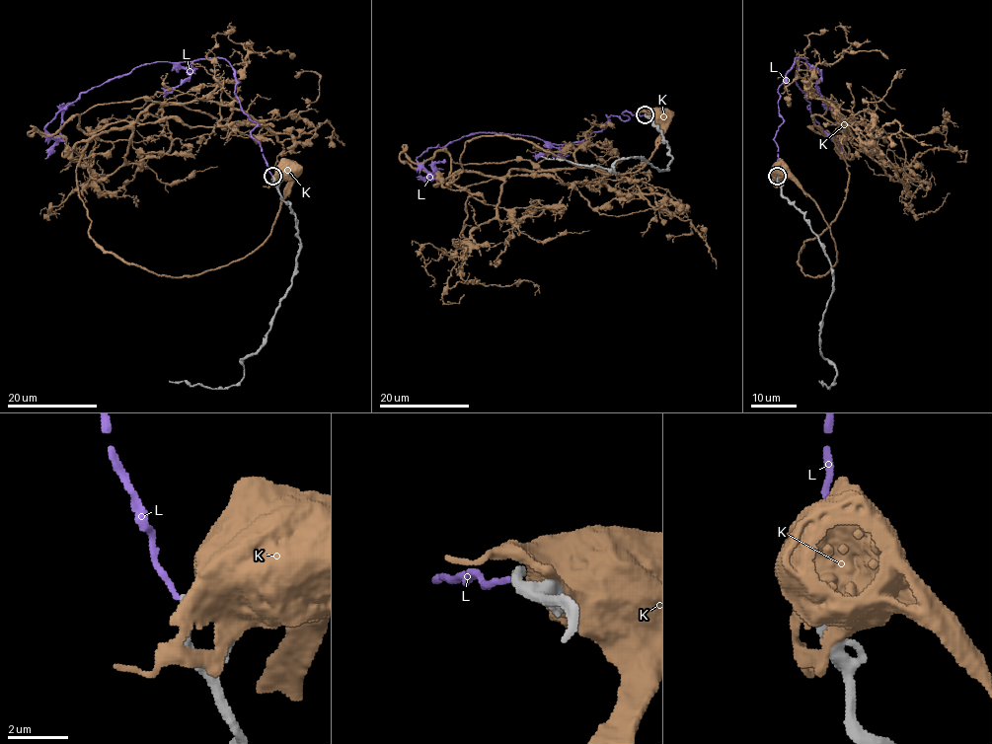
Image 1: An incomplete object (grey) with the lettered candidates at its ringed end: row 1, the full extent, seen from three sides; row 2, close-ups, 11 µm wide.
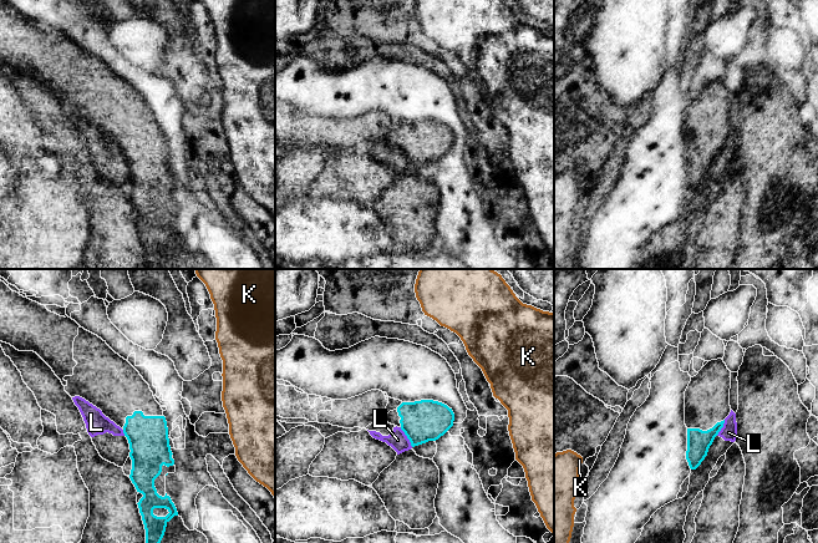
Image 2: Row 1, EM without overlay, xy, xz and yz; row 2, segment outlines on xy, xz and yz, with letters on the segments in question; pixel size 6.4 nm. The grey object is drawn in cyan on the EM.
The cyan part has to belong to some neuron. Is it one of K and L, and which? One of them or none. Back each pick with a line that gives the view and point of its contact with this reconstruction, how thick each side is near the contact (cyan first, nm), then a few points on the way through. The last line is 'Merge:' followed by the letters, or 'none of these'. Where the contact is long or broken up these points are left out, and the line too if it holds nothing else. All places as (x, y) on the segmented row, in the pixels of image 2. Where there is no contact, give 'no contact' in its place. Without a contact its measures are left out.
Merge: none of these

